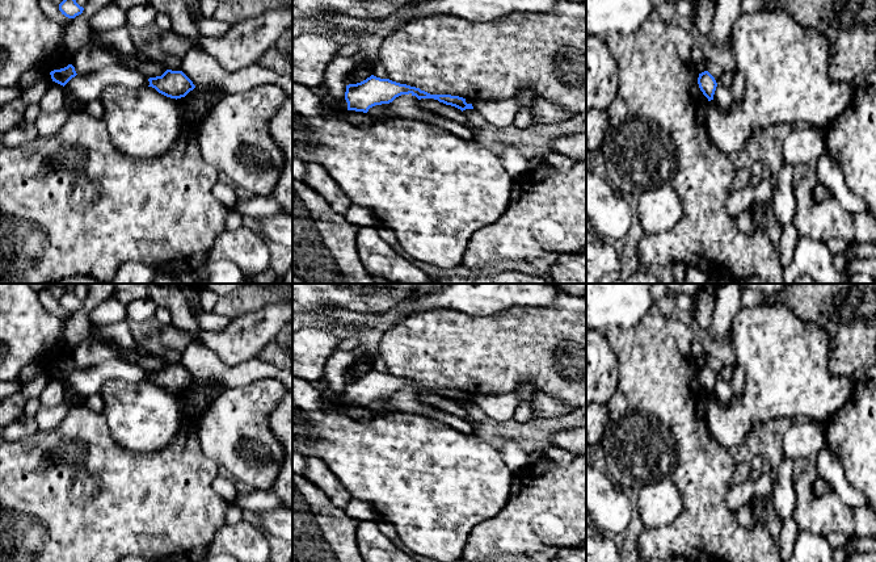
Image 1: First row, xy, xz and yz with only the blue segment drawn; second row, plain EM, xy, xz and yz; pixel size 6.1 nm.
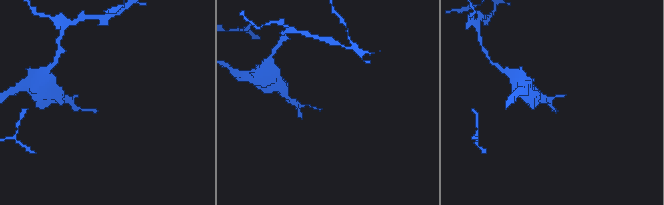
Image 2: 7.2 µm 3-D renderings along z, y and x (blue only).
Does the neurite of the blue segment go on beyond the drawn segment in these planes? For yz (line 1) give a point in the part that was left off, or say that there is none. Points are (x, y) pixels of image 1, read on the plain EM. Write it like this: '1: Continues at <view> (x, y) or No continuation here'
1: No continuation here

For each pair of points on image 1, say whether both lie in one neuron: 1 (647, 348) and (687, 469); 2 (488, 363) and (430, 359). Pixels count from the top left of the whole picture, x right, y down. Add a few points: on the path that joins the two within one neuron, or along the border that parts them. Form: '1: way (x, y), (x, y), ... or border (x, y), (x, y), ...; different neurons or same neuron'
1: way (657, 378), (658, 410), (674, 426), (678, 439); same neuron
2: way (474, 361), (445, 361); same neuron

